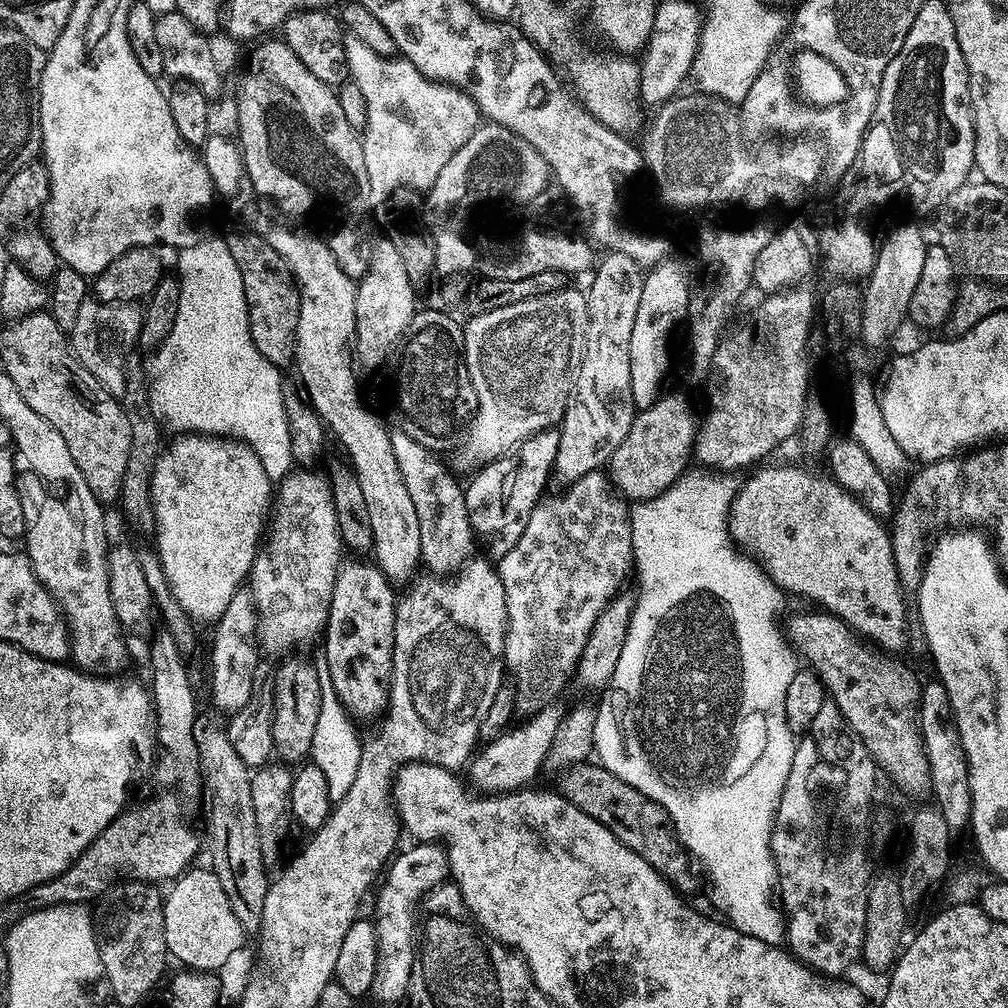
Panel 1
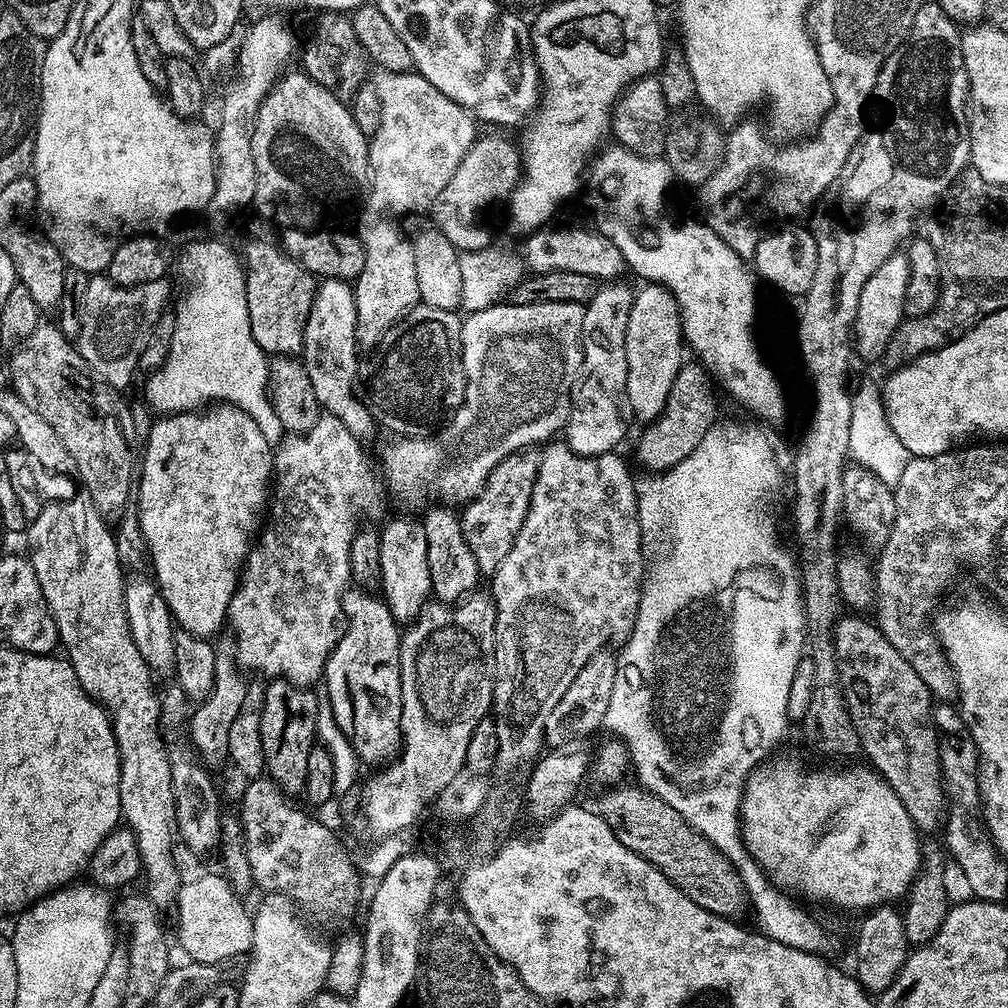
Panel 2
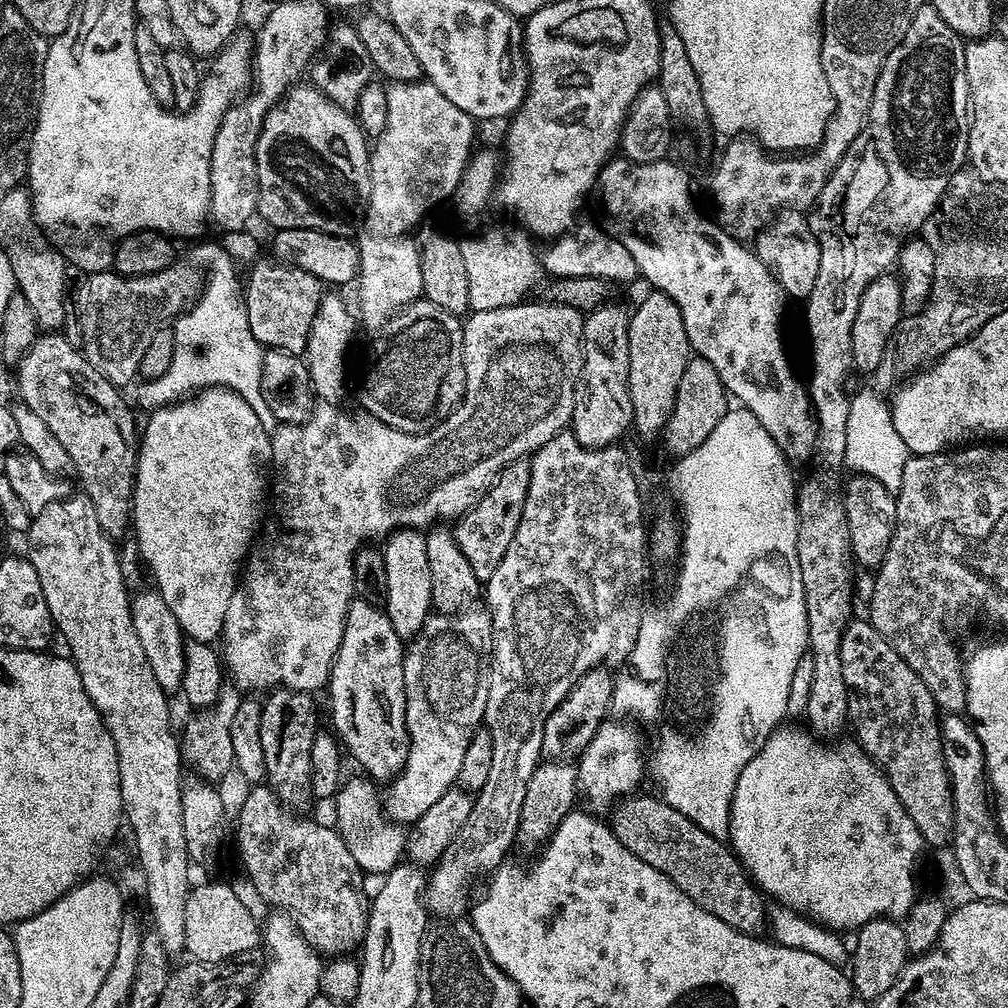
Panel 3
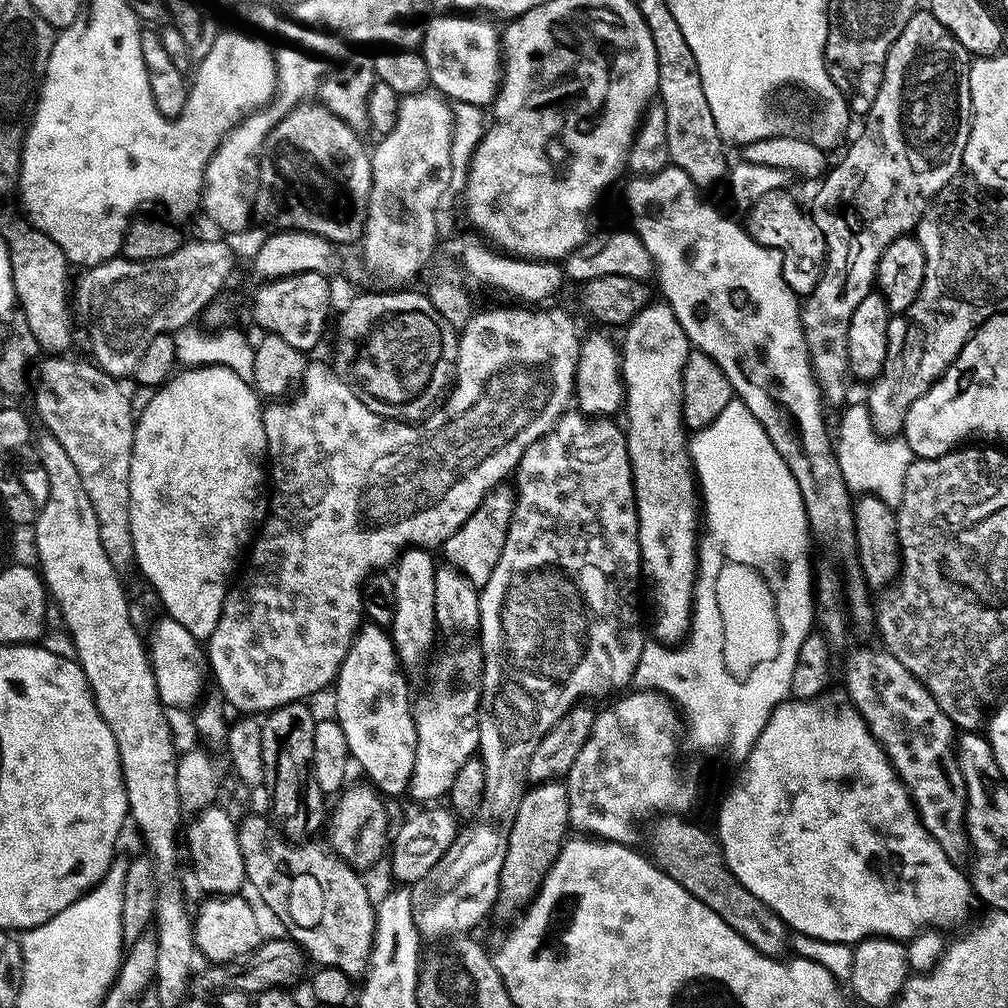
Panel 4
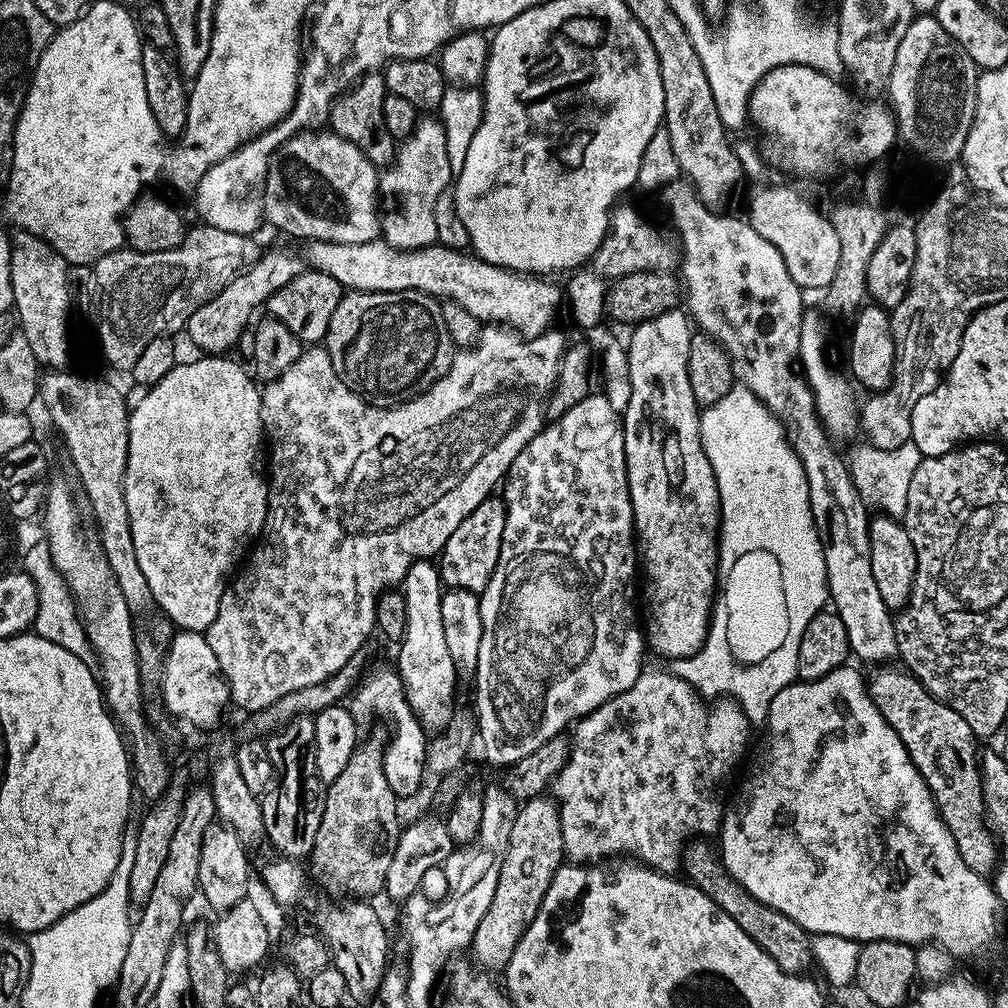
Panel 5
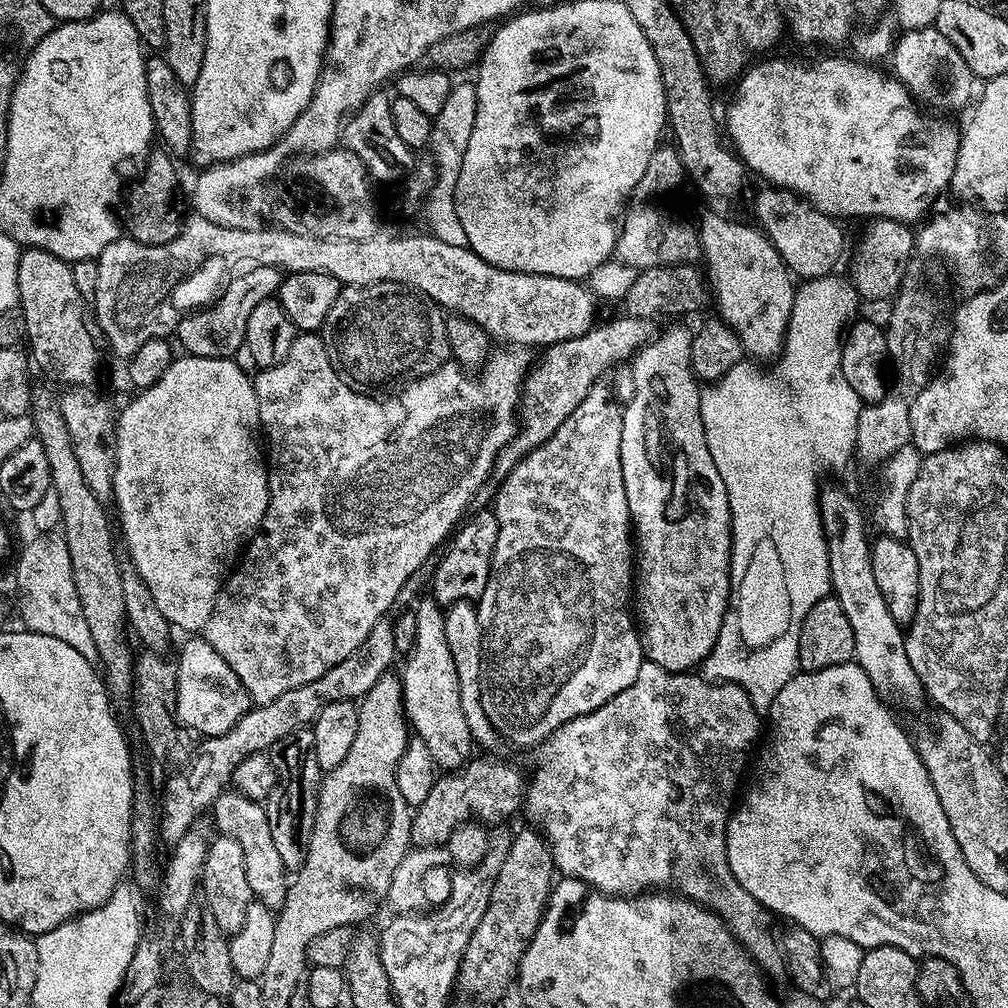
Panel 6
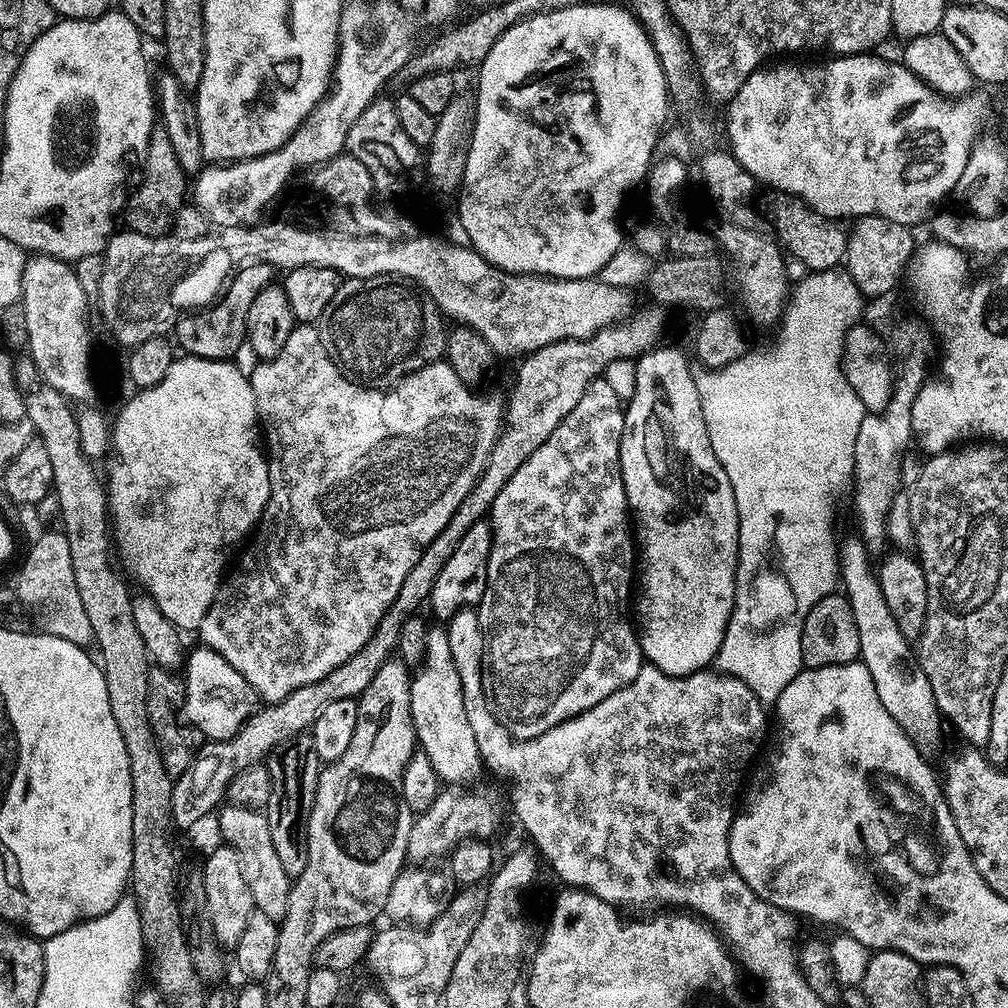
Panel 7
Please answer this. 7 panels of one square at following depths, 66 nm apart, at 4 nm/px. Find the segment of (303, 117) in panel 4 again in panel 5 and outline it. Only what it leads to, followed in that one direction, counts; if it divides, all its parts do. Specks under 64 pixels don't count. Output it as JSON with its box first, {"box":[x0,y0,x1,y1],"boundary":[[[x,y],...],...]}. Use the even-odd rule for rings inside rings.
{"box":[288,130,381,242],"boundary":[[[305,130],[297,132],[288,139],[289,151],[300,155],[305,163],[312,164],[317,171],[324,172],[336,188],[340,188],[340,196],[348,200],[348,208],[352,208],[351,218],[344,220],[344,228],[340,228],[340,242],[366,242],[377,239],[381,235],[380,213],[378,211],[378,168],[364,157],[362,150],[354,146],[346,138],[342,138],[331,130]]]}

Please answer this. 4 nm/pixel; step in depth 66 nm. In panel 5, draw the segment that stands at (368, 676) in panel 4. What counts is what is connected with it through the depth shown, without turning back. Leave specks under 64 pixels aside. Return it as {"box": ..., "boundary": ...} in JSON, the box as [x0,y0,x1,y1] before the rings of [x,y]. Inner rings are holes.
{"box":[348,668,430,798],"boundary":[[[389,668],[380,670],[372,676],[367,675],[353,691],[348,704],[357,725],[364,726],[370,723],[372,716],[385,716],[392,723],[392,737],[387,737],[384,749],[386,782],[390,782],[390,790],[394,790],[397,798],[414,795],[423,786],[424,776],[426,777],[430,736],[412,712],[399,673]]]}

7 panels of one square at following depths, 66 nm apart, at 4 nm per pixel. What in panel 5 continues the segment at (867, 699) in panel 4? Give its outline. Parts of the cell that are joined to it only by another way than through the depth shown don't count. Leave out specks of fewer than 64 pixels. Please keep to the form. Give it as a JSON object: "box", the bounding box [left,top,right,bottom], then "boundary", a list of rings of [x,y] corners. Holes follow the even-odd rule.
{"box":[867,666,998,877],"boundary":[[[880,666],[873,671],[876,673],[872,680],[870,676],[867,681],[870,698],[882,718],[886,718],[898,738],[902,738],[918,774],[922,774],[932,791],[942,822],[946,822],[958,846],[958,854],[962,854],[962,862],[980,876],[991,877],[998,863],[998,845],[986,823],[980,761],[972,745],[977,743],[978,737],[957,710],[930,695],[912,673],[892,667],[896,666]]]}

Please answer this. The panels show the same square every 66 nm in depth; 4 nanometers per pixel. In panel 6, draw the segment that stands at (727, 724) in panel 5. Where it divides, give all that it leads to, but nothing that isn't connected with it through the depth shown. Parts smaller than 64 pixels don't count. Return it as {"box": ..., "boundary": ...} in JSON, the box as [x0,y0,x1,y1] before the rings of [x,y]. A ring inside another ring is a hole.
{"box":[524,659,785,974],"boundary":[[[645,659],[644,664],[638,670],[638,678],[634,678],[634,682],[630,686],[626,686],[626,690],[622,690],[622,694],[618,694],[610,702],[606,702],[602,706],[598,706],[598,710],[594,710],[590,714],[585,716],[579,716],[574,718],[570,722],[566,722],[558,730],[554,730],[551,736],[544,741],[543,744],[539,745],[535,749],[536,752],[536,768],[534,770],[533,776],[530,776],[529,782],[527,783],[525,789],[525,799],[524,799],[524,811],[526,810],[527,816],[531,819],[529,820],[533,825],[536,825],[549,843],[549,848],[552,852],[552,860],[555,869],[561,875],[568,877],[569,879],[582,880],[588,885],[592,886],[595,891],[603,892],[604,895],[619,895],[619,896],[636,896],[639,895],[642,890],[648,890],[650,888],[664,888],[663,891],[673,892],[677,895],[681,895],[684,899],[692,900],[698,904],[703,905],[712,909],[716,915],[723,918],[724,923],[727,924],[728,929],[732,931],[732,935],[736,937],[736,941],[744,947],[744,951],[760,965],[761,969],[765,973],[771,974],[771,972],[781,971],[785,967],[785,959],[782,955],[781,945],[778,943],[777,937],[772,937],[772,920],[773,917],[770,915],[767,908],[763,908],[761,904],[754,898],[749,891],[738,883],[734,878],[731,871],[728,869],[728,855],[726,854],[726,844],[725,844],[725,832],[728,829],[728,818],[732,815],[734,811],[734,801],[737,799],[738,791],[736,792],[736,787],[740,784],[740,775],[744,772],[744,767],[748,764],[748,755],[752,752],[752,747],[756,744],[756,739],[760,736],[760,716],[761,713],[753,706],[748,697],[748,691],[745,688],[739,688],[737,684],[726,684],[723,682],[713,682],[703,675],[692,676],[696,674],[689,674],[688,672],[668,672],[662,666],[658,666],[653,660]]]}

